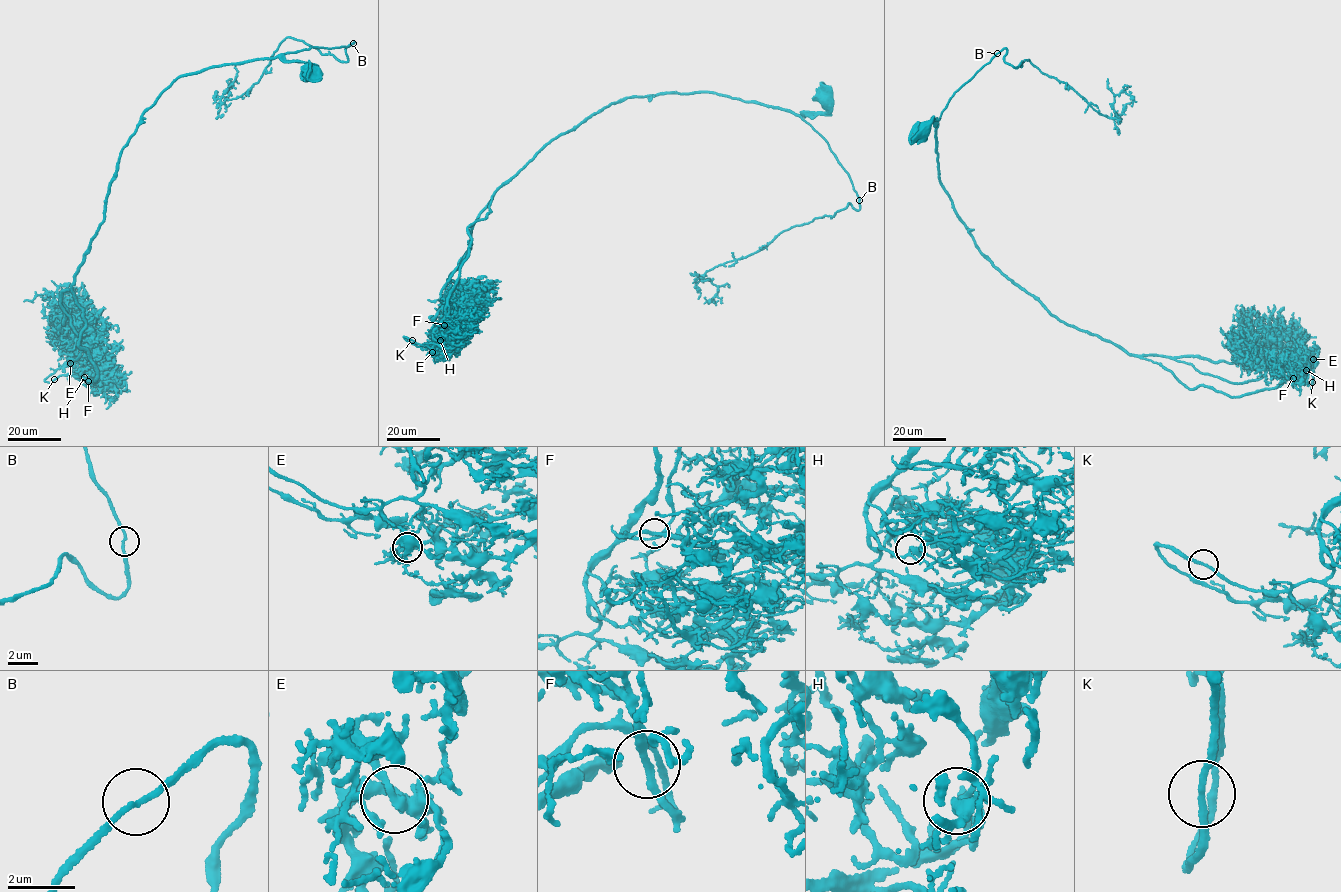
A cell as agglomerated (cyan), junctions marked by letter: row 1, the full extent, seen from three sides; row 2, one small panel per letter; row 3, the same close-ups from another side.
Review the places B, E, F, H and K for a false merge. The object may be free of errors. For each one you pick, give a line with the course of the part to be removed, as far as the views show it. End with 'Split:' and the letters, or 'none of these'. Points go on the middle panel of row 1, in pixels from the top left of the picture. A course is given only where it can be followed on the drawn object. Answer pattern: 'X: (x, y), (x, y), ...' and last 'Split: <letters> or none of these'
Split: none of these

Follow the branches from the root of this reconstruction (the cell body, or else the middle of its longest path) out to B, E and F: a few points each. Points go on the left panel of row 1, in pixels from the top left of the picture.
B: (314, 72), (309, 63), (286, 62), (279, 56), (310, 47), (346, 47), (353, 43)
E: (314, 72), (279, 56), (215, 66), (178, 76), (145, 109), (72, 287), (97, 382), (70, 364)
F: (314, 72), (279, 56), (215, 66), (145, 109), (72, 287), (88, 381)

